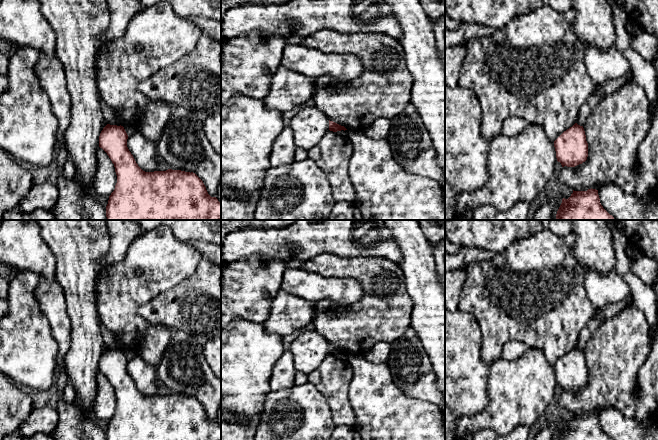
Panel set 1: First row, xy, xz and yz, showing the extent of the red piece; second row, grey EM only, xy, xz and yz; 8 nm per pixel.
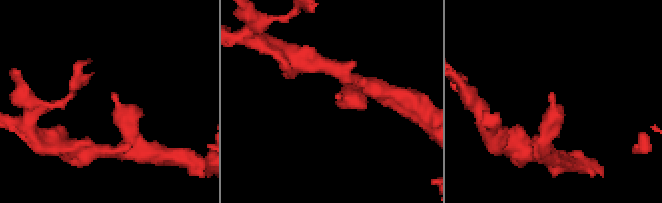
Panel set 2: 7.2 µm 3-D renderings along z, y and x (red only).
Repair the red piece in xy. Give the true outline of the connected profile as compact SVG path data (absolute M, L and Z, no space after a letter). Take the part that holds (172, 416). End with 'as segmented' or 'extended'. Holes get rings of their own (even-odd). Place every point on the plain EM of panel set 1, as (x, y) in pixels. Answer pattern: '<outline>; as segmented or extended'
M107 348L99 360L99 371L111 383L117 399L115 413L106 430L106 440L221 440L221 427L208 418L203 405L195 397L172 393L145 396L129 375L127 363L121 349Z; as segmented

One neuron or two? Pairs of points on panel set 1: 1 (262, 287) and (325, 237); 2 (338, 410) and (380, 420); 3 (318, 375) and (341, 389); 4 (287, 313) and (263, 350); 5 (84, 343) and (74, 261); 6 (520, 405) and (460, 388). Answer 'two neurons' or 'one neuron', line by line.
1: two neurons
2: two neurons
3: one neuron
4: two neurons
5: one neuron
6: two neurons

